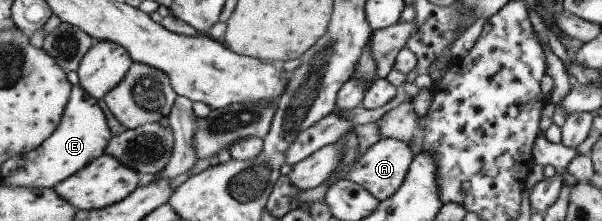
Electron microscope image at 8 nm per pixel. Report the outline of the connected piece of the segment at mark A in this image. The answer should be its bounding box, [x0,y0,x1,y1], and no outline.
[347,138,415,201]

